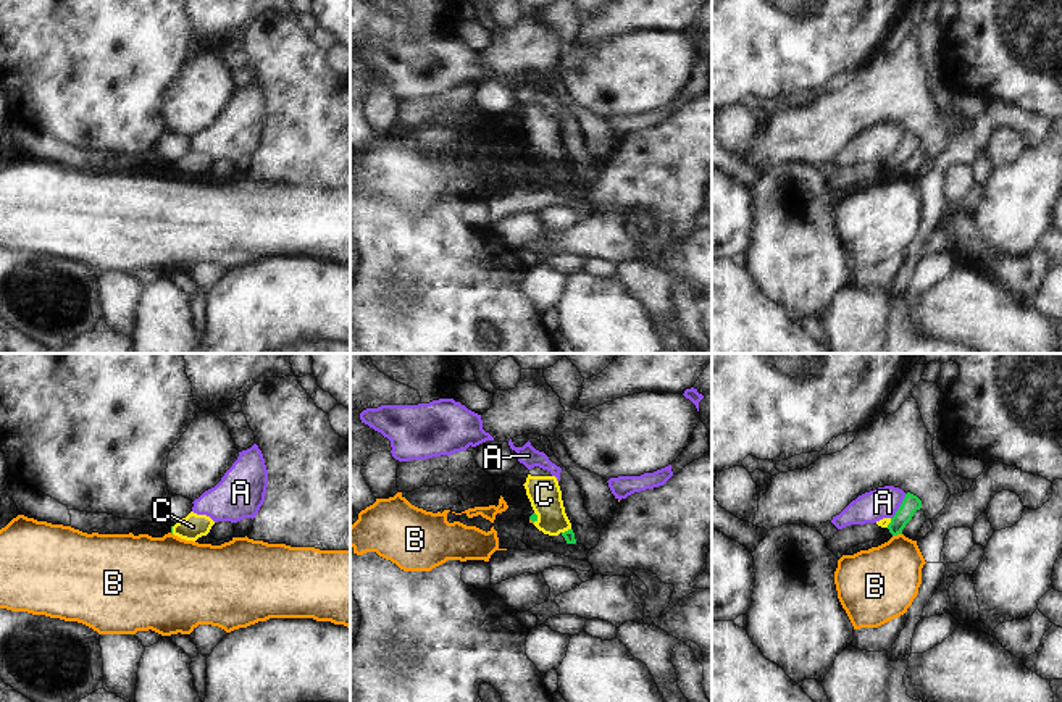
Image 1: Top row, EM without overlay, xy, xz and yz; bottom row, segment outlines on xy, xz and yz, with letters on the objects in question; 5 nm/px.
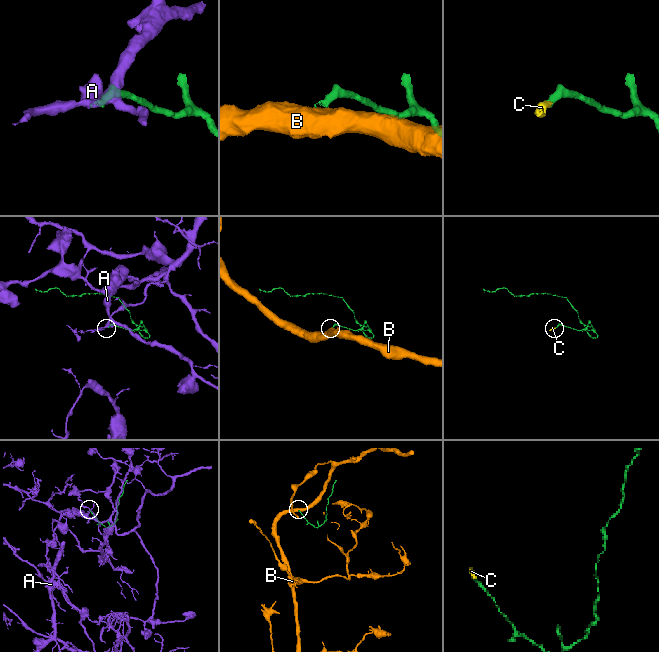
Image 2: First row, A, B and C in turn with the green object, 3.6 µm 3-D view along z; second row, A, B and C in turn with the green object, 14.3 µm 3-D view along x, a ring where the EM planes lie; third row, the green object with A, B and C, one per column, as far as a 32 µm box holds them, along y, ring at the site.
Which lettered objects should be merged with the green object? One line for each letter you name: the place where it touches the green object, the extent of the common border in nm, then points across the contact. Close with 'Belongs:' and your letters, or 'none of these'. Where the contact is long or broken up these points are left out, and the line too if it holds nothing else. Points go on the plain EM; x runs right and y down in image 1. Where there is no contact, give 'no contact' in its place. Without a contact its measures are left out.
C: contact xz (536, 155); length 60 nm; way xz (533, 155), (536, 155), (544, 147), (544, 133)
Belongs: C

